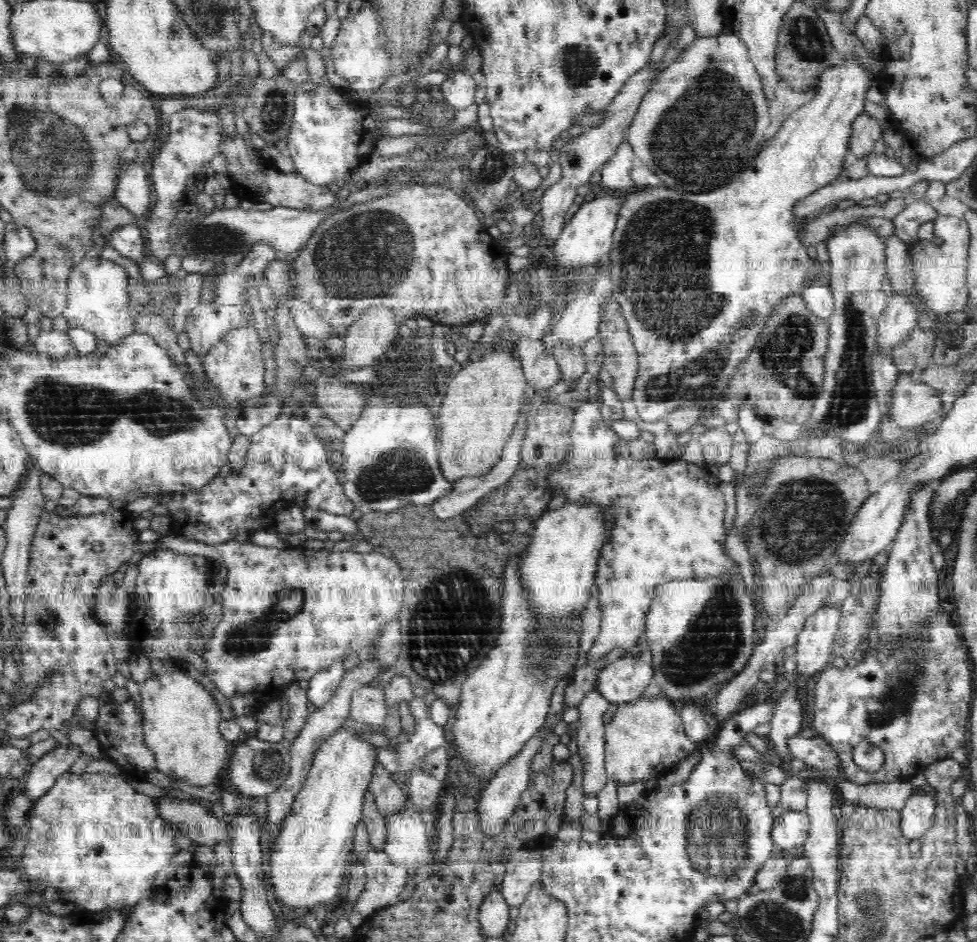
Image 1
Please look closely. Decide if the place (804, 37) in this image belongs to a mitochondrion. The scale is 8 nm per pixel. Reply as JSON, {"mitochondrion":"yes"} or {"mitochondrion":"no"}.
{"mitochondrion":"yes"}

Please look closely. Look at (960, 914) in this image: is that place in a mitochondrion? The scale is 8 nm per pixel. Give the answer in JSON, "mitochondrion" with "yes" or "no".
{"mitochondrion":"no"}

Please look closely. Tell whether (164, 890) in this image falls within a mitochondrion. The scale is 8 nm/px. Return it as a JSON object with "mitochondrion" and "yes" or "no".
{"mitochondrion":"no"}

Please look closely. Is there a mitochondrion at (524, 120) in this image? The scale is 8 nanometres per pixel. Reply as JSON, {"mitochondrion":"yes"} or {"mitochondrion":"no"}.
{"mitochondrion":"no"}

